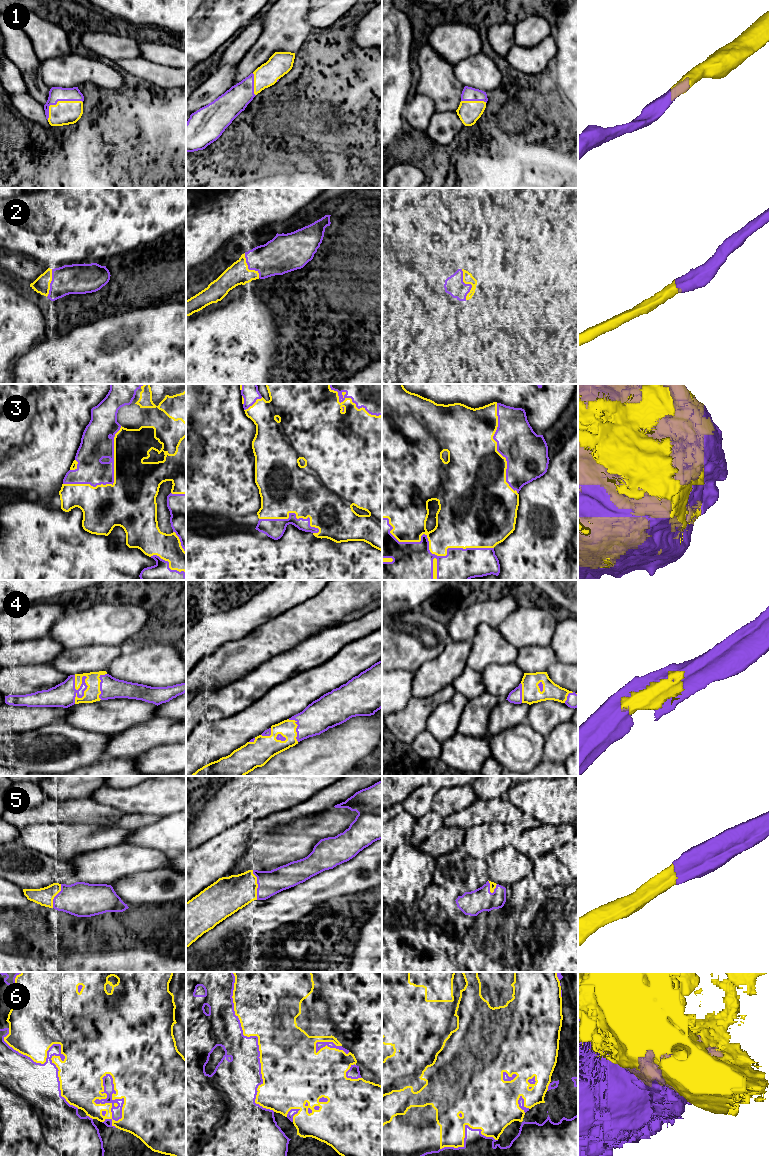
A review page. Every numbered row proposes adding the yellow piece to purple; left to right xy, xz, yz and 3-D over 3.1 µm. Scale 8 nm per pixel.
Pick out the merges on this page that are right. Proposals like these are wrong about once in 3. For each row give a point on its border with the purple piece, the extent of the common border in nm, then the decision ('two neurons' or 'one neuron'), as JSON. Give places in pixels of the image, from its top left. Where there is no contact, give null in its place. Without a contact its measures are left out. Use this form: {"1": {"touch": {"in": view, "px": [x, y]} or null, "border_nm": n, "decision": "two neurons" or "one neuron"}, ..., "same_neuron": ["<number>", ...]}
{"1": {"touch": {"in": "xy", "px": [59, 100]}, "border_nm": 320, "decision": "one neuron"}, "2": {"touch": {"in": "yz", "px": [468, 284]}, "border_nm": 260, "decision": "one neuron"}, "3": {"touch": {"in": "yz", "px": [428, 548]}, "border_nm": 950, "decision": "one neuron"}, "4": {"touch": {"in": "xy", "px": [83, 692]}, "border_nm": 240, "decision": "one neuron"}, "5": {"touch": {"in": "xz", "px": [258, 885]}, "border_nm": 240, "decision": "one neuron"}, "6": {"touch": {"in": "xy", "px": [121, 1099]}, "border_nm": 440, "decision": "two neurons"}, "same_neuron": ["1", "2", "3", "4", "5"]}

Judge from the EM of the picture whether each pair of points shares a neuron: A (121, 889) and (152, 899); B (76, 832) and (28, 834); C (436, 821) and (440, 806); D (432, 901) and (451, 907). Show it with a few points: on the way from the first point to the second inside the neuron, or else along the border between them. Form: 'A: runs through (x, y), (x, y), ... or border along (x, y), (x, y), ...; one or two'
A: runs through (129, 889), (144, 891); one
B: runs through (64, 833), (40, 834); one
C: border along (431, 810), (441, 818); two
D: runs through (437, 900), (442, 900), (446, 903); one

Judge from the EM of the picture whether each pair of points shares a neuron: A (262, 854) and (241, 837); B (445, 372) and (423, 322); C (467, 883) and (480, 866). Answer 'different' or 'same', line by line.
A: different
B: different
C: same

